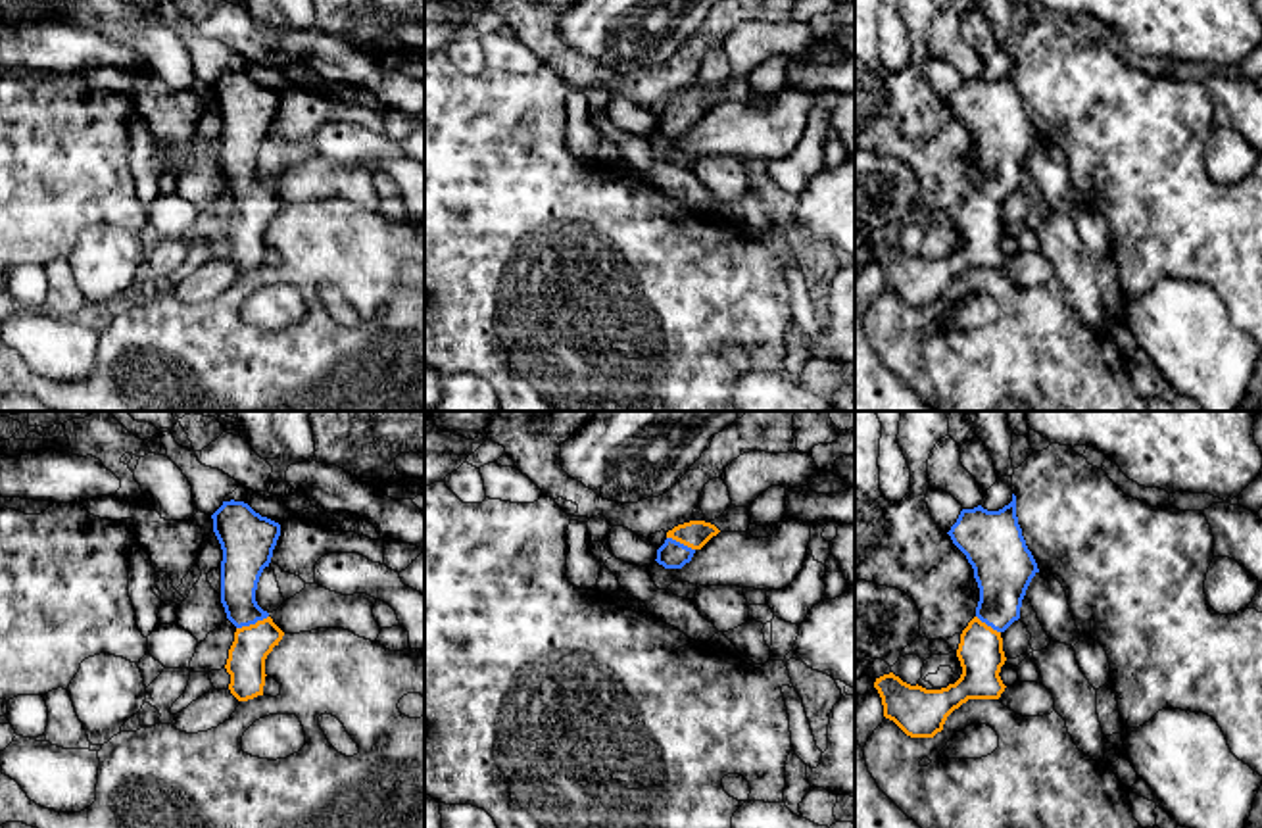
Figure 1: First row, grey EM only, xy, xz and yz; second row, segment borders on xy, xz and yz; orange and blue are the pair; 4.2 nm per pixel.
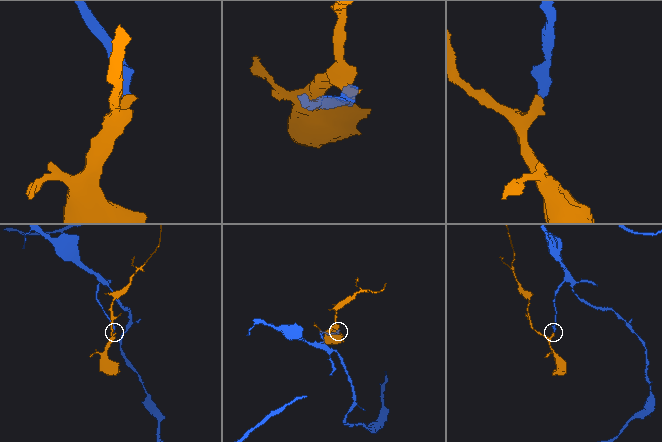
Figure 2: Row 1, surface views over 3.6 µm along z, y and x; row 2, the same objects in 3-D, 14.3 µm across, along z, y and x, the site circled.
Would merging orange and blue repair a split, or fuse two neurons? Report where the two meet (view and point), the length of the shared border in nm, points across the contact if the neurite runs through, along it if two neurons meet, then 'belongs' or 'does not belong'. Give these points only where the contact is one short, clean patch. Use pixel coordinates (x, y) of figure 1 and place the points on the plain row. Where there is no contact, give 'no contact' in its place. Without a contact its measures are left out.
contact xy (252, 194); length 150 nm; way xy (252, 214), (252, 194), (241, 177), (241, 137); belongs

